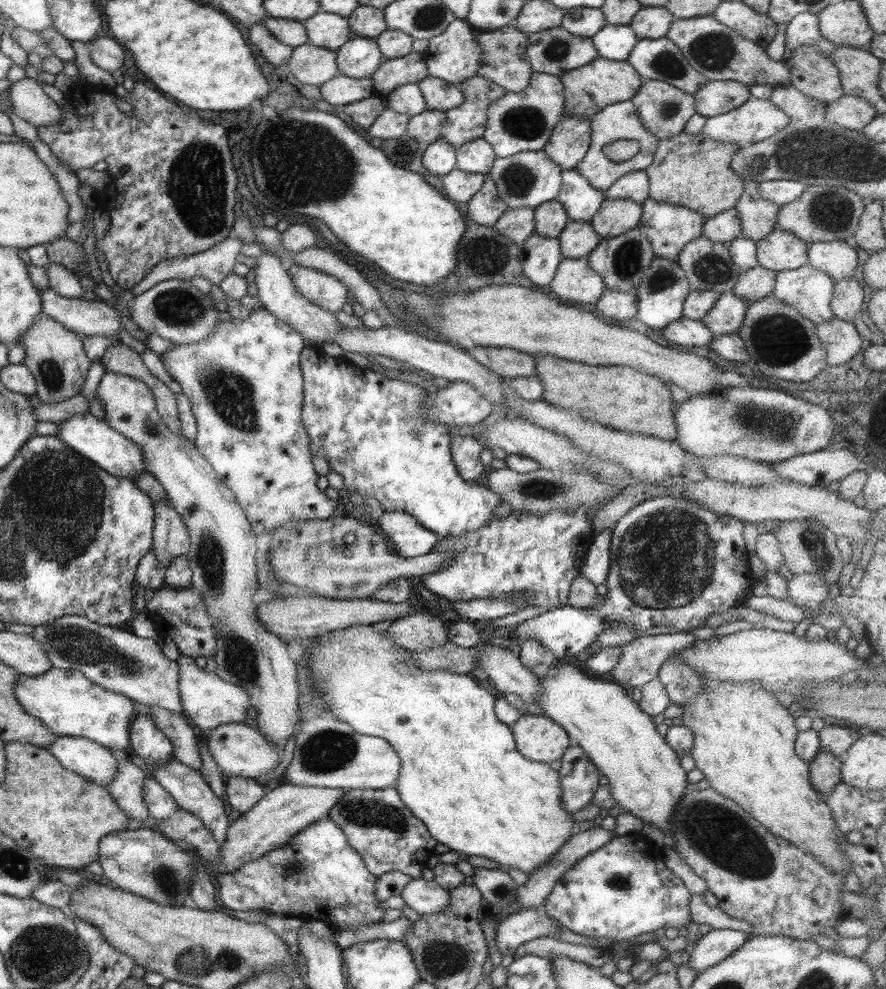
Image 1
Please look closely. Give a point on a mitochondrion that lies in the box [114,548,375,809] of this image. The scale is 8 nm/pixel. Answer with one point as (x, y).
(327, 750)

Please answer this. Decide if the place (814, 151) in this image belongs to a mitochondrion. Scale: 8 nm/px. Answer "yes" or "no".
yes

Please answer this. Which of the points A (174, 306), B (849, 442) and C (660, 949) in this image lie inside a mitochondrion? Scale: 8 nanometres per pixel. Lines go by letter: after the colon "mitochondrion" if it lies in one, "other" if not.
A: mitochondrion
B: other
C: other

